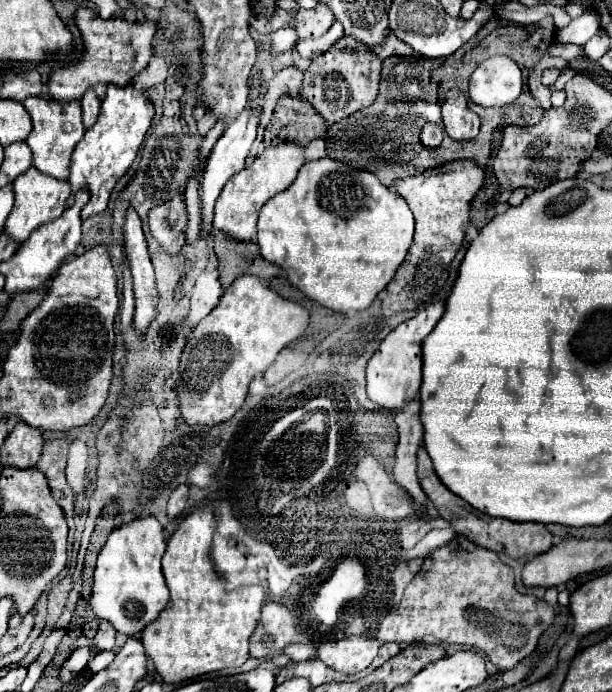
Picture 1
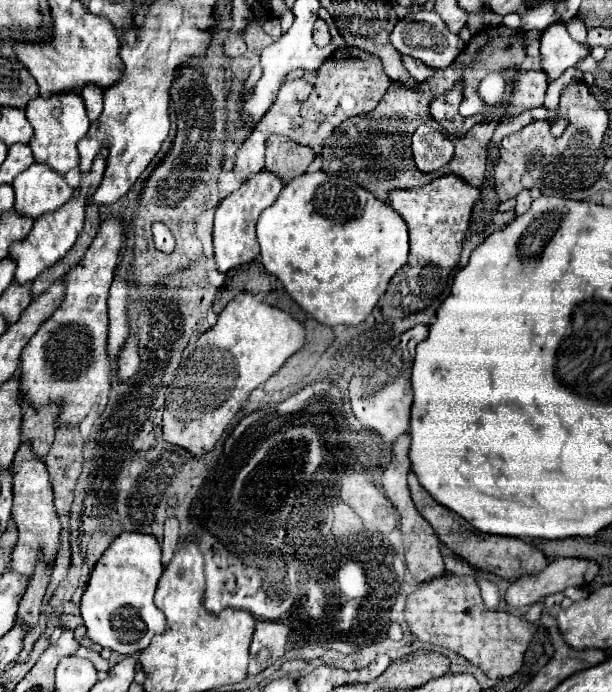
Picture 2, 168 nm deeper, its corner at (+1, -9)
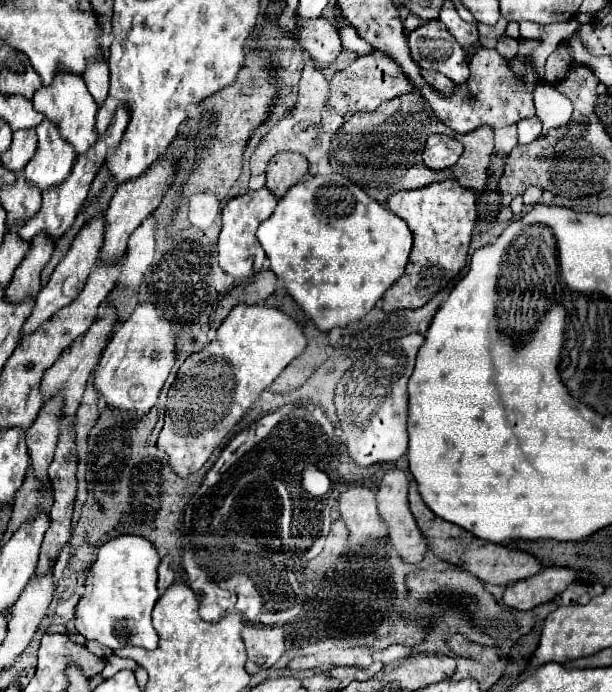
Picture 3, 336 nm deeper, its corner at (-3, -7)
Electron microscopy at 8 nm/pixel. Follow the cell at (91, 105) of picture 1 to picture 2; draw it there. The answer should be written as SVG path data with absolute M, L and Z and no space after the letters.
M88 84L88 86L82 88L80 94L84 98L88 118L94 122L102 114L102 88L96 86L96 84Z

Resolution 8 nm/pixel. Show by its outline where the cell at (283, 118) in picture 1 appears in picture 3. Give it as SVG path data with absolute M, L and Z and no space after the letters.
M280 152L268 162L266 186L278 198L282 198L286 190L296 182L300 182L306 174L308 174L308 160L304 156L292 154L292 152Z

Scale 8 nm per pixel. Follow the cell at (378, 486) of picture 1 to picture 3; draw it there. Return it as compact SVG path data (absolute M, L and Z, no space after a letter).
M354 484L340 496L340 516L350 530L352 546L388 534L388 528L380 522L380 512L376 510L376 492L364 484Z

